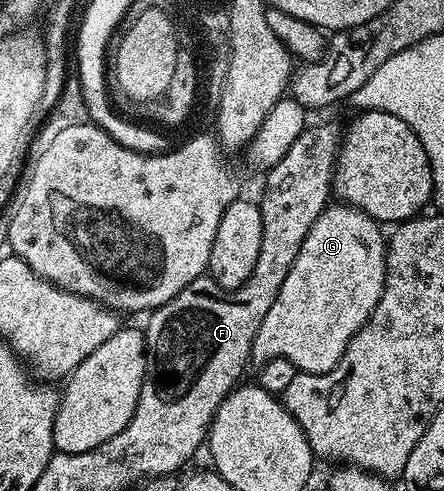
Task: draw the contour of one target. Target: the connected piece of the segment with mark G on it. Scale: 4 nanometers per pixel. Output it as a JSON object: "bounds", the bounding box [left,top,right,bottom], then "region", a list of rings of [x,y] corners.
{"bounds":[251,205,387,375],"region":[[[329,205],[319,214],[317,221],[313,221],[313,229],[309,229],[305,241],[301,241],[301,249],[297,253],[297,257],[293,261],[293,265],[289,269],[285,281],[281,281],[281,289],[277,293],[273,305],[269,305],[269,313],[265,313],[265,321],[261,321],[261,329],[257,329],[257,337],[253,337],[251,359],[256,364],[273,361],[273,357],[285,357],[285,361],[293,361],[296,372],[306,373],[308,375],[324,375],[329,369],[333,369],[333,365],[337,365],[337,361],[341,361],[341,357],[347,352],[347,346],[351,338],[371,318],[377,301],[381,301],[383,287],[387,284],[387,245],[385,242],[385,231],[384,235],[383,231],[384,228],[380,224],[369,218],[364,211],[358,211],[355,207]]]}

